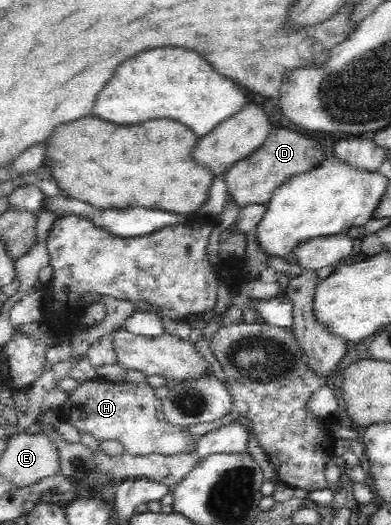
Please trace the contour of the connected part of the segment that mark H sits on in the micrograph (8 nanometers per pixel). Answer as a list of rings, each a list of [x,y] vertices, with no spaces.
[[[100,379],[80,382],[68,391],[67,401],[55,411],[62,422],[72,424],[82,434],[92,434],[96,440],[117,440],[128,454],[146,456],[158,453],[165,457],[194,452],[197,437],[184,431],[186,426],[176,426],[166,417],[162,402],[154,398],[154,390],[148,384],[112,384]]]

